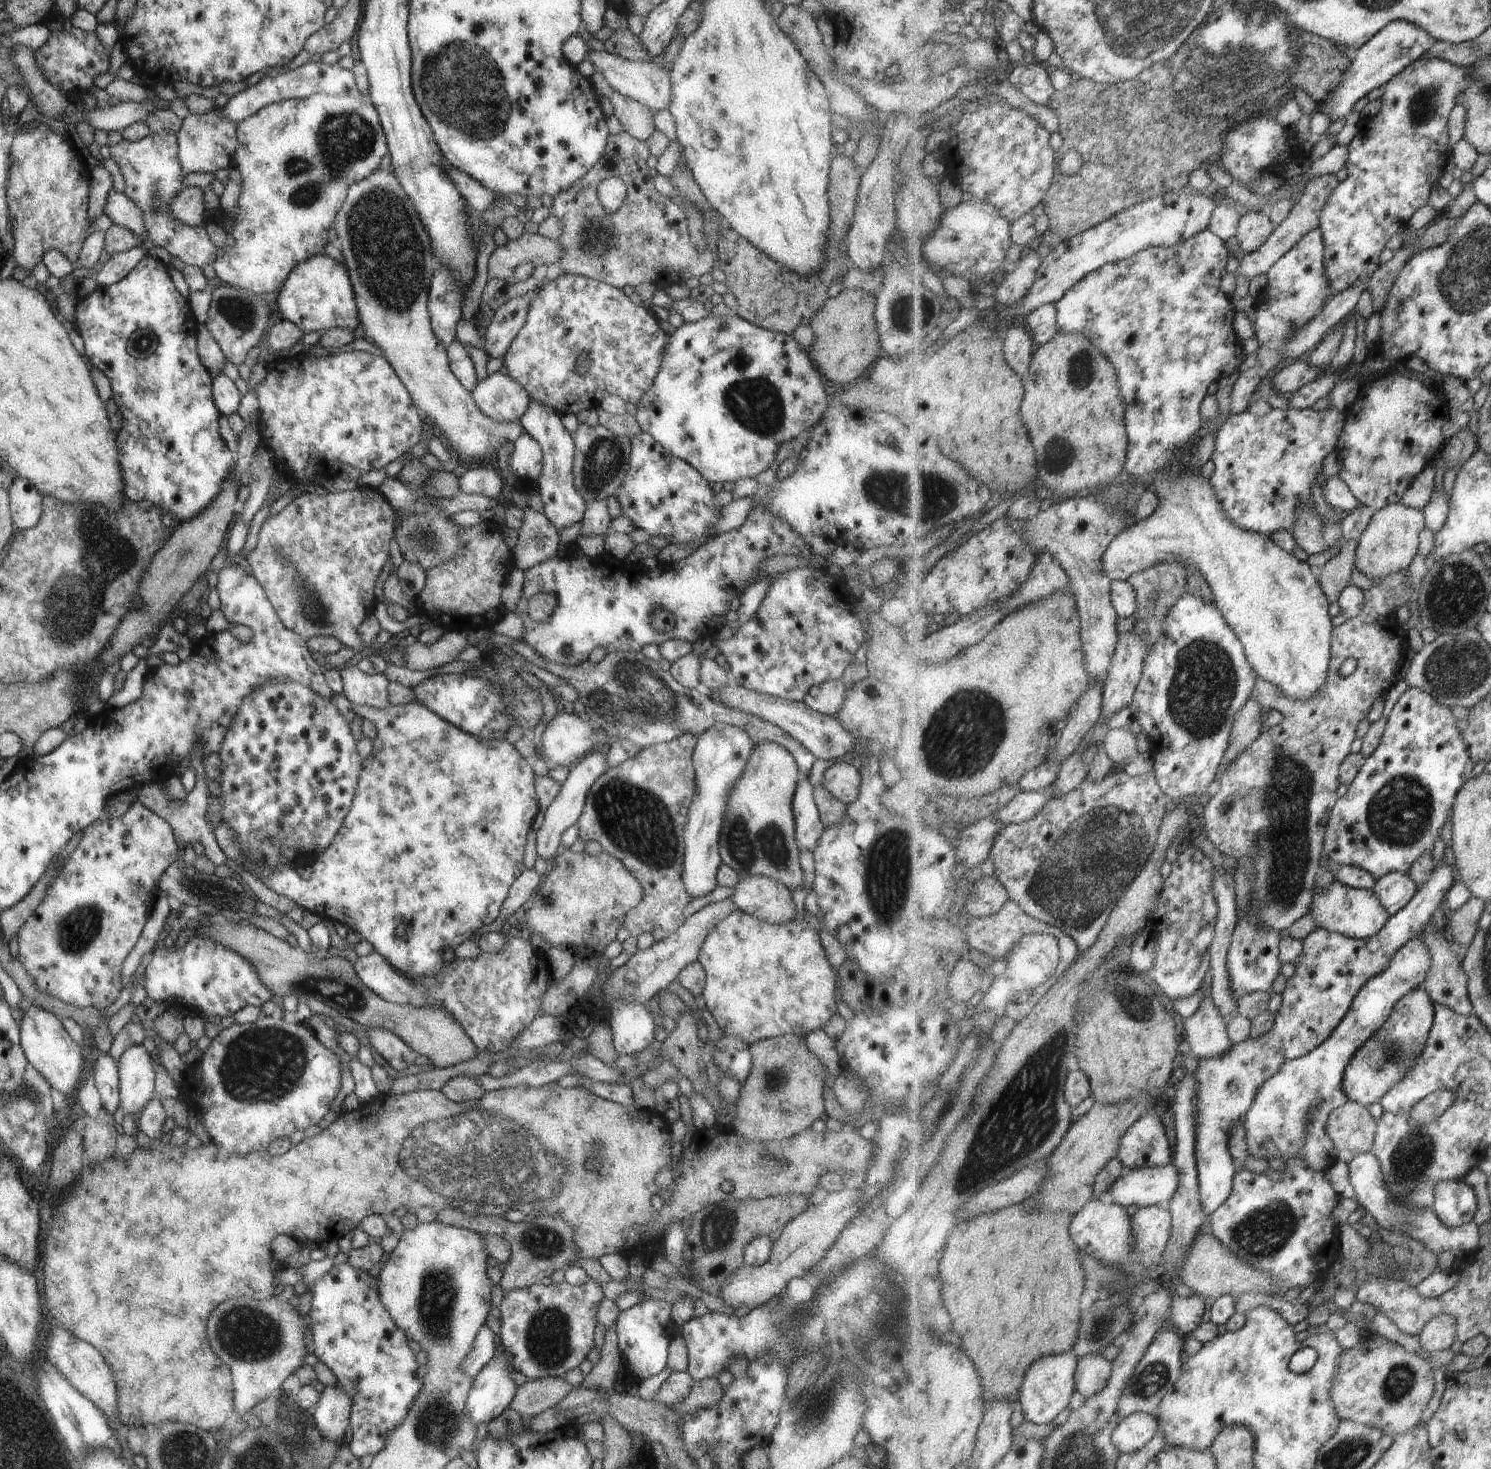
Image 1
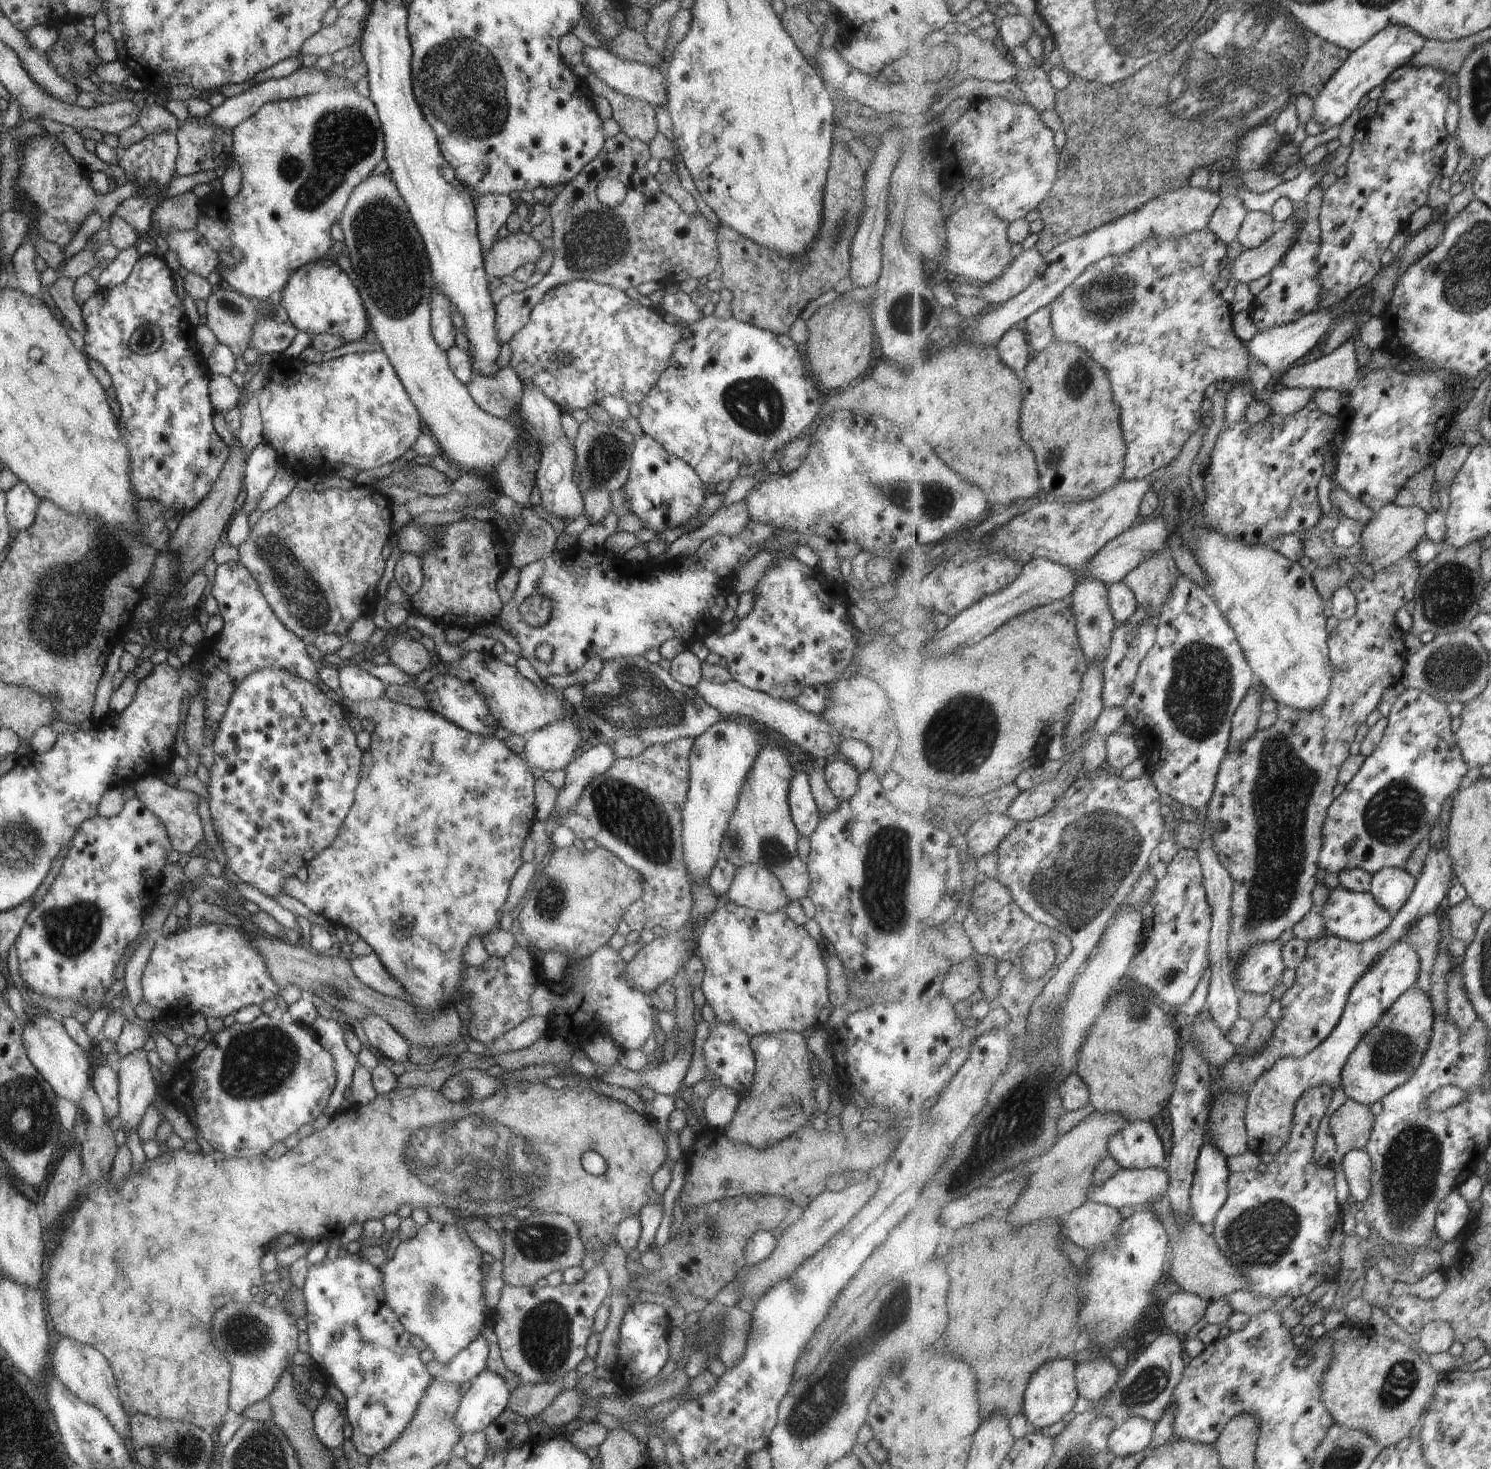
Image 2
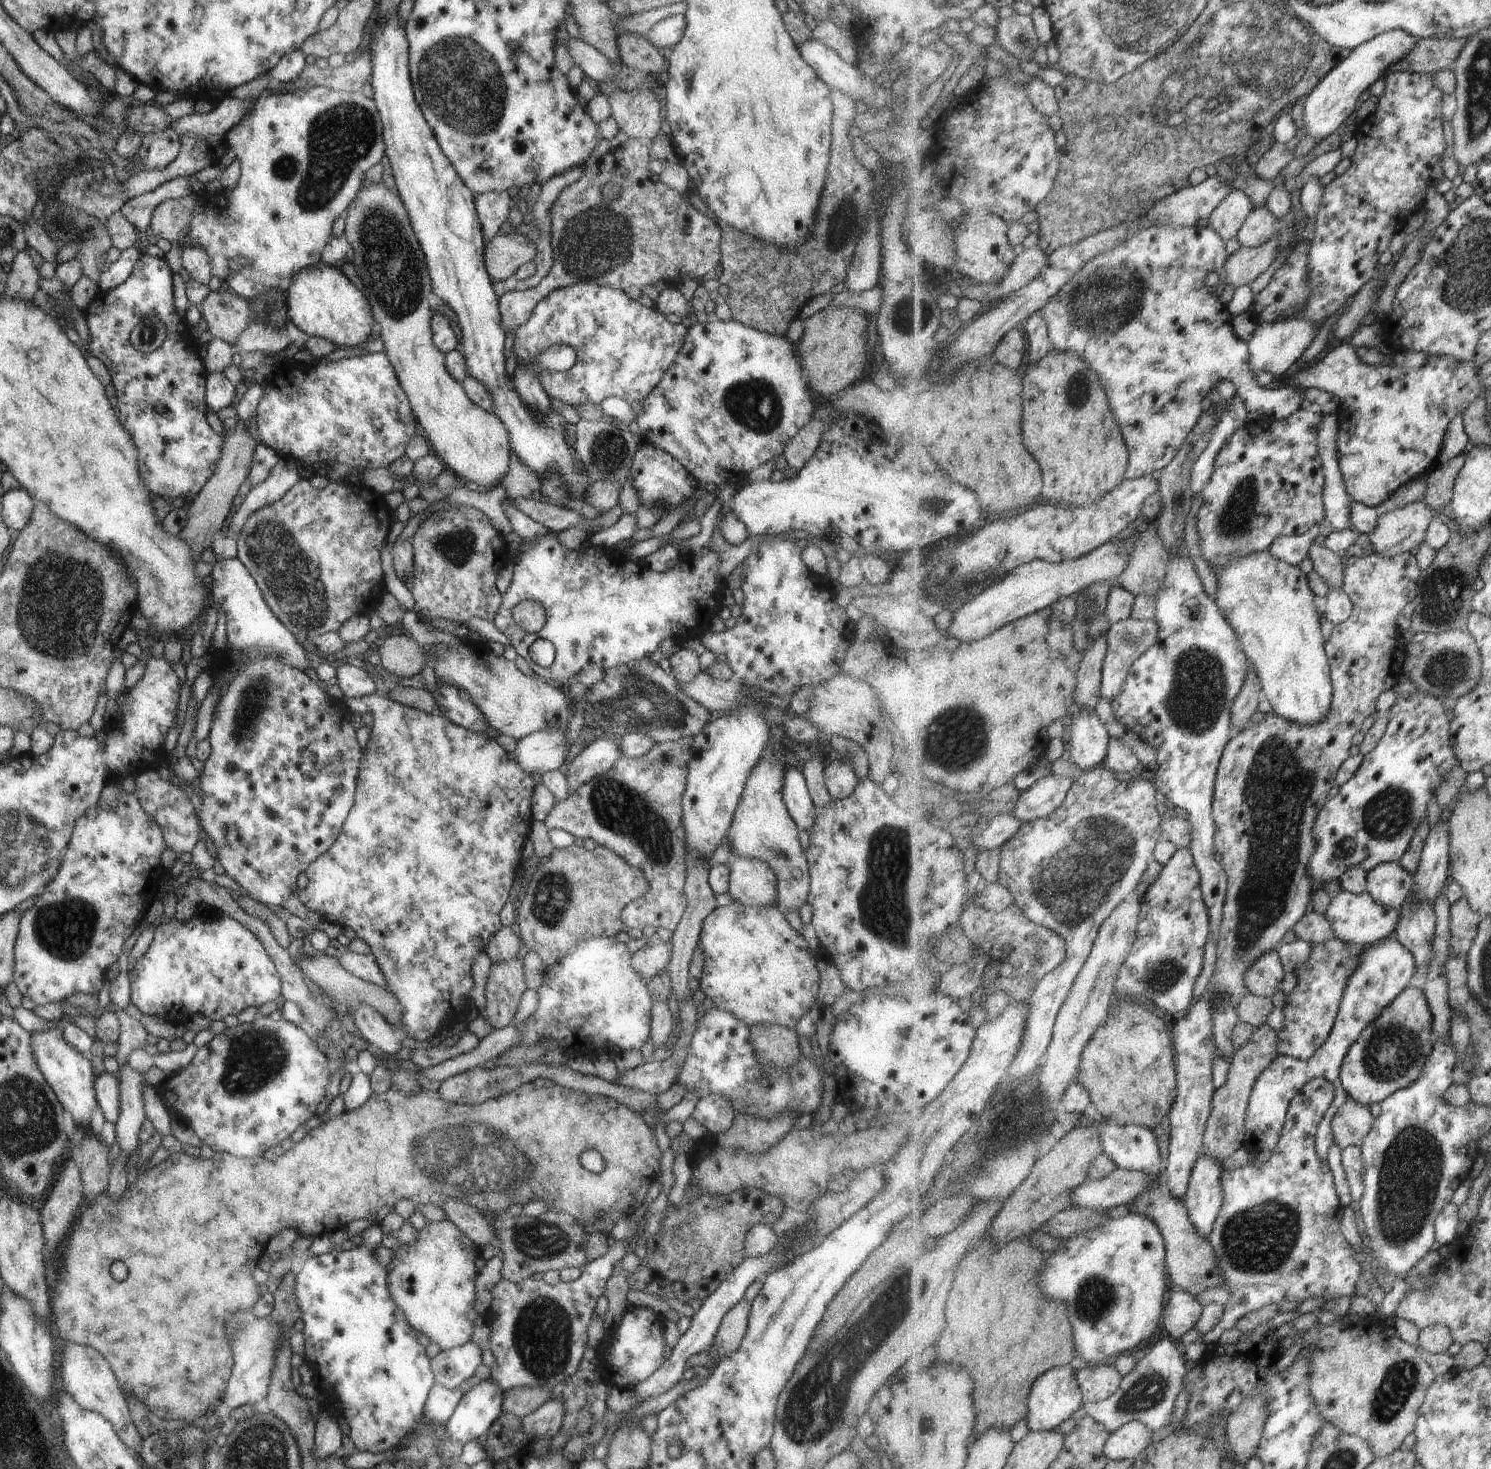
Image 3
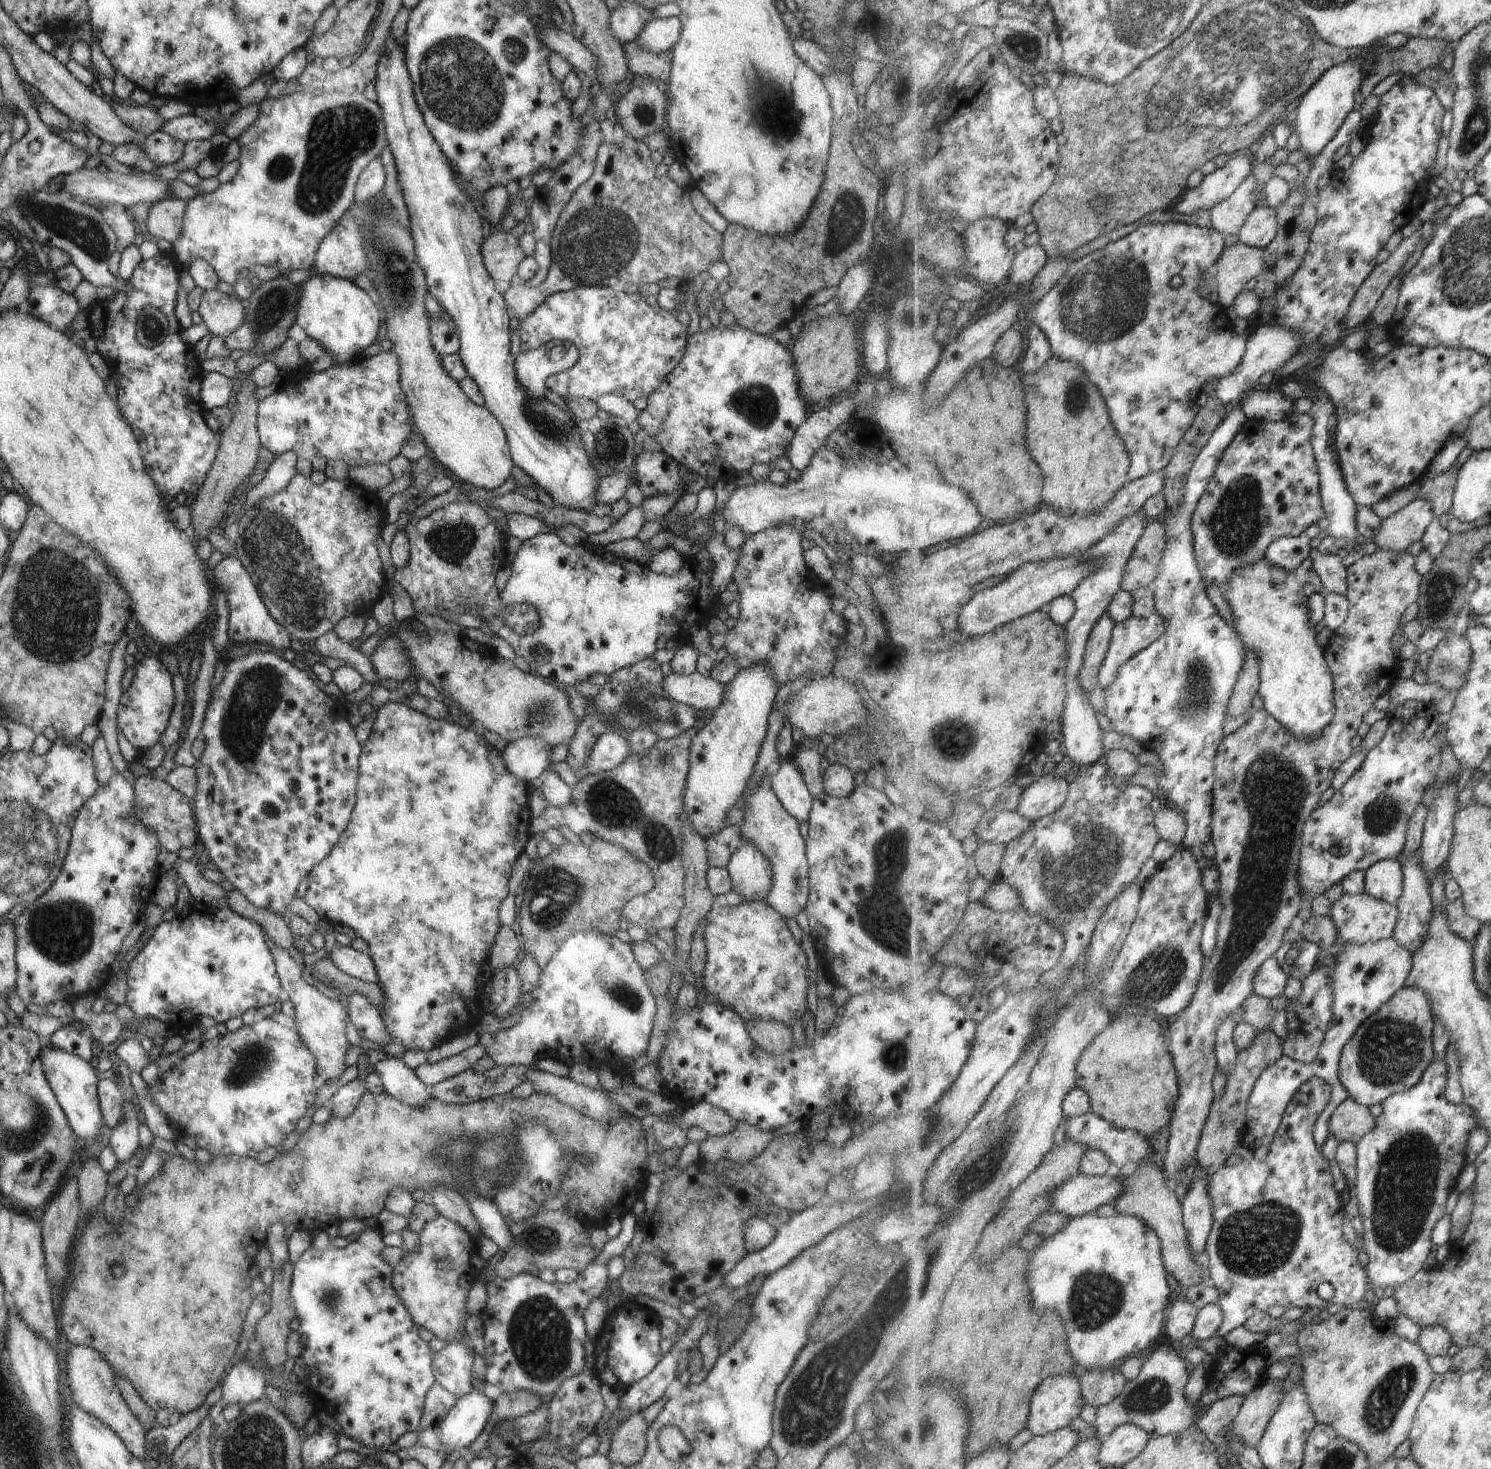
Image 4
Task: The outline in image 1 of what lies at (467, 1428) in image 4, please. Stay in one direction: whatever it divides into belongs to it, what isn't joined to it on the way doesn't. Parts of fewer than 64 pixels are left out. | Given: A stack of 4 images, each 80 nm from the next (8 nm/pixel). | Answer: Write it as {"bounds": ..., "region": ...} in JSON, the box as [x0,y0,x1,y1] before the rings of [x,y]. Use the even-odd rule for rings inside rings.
{"bounds":[465,1346,517,1426],"region":[[[498,1346],[494,1355],[473,1377],[465,1412],[476,1426],[489,1422],[508,1407],[517,1388],[509,1375],[511,1370],[508,1356]]]}

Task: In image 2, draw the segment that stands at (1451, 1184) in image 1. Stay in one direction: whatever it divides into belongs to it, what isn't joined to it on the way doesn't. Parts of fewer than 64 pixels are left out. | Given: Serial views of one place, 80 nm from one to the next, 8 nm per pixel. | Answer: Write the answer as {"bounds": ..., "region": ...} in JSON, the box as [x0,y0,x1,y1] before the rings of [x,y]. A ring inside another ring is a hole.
{"bounds":[1436,1189,1471,1242],"region":[[[1459,1189],[1451,1194],[1440,1204],[1436,1214],[1436,1228],[1446,1242],[1455,1240],[1461,1230],[1469,1224],[1471,1218],[1470,1202],[1461,1196]]]}

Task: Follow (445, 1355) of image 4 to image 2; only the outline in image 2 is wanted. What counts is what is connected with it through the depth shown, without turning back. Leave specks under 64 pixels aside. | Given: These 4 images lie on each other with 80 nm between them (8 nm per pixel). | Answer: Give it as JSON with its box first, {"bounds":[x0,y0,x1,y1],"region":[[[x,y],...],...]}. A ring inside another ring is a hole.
{"bounds":[427,1335,487,1383],"region":[[[477,1335],[473,1342],[462,1348],[448,1363],[431,1360],[427,1363],[427,1372],[433,1378],[445,1382],[464,1383],[471,1381],[486,1368],[487,1342],[482,1335]]]}

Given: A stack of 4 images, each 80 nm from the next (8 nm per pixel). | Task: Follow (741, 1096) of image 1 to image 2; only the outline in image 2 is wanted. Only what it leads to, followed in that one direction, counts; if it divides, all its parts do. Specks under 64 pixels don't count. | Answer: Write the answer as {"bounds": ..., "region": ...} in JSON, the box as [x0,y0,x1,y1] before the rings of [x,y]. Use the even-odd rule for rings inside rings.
{"bounds":[723,1033,818,1149],"region":[[[757,1033],[748,1039],[748,1043],[754,1056],[752,1083],[749,1092],[738,1099],[731,1122],[723,1133],[735,1143],[760,1149],[787,1138],[810,1123],[809,1116],[817,1110],[818,1105],[813,1097],[813,1077],[809,1074],[811,1054],[801,1033]]]}

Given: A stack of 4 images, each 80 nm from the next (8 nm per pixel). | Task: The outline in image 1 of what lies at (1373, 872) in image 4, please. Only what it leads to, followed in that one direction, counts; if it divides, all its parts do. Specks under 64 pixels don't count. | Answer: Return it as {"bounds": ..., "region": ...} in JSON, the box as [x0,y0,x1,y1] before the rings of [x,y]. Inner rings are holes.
{"bounds":[1374,871,1418,917],"region":[[[1393,871],[1376,881],[1374,891],[1392,917],[1401,912],[1410,900],[1413,900],[1418,886],[1409,874]]]}

